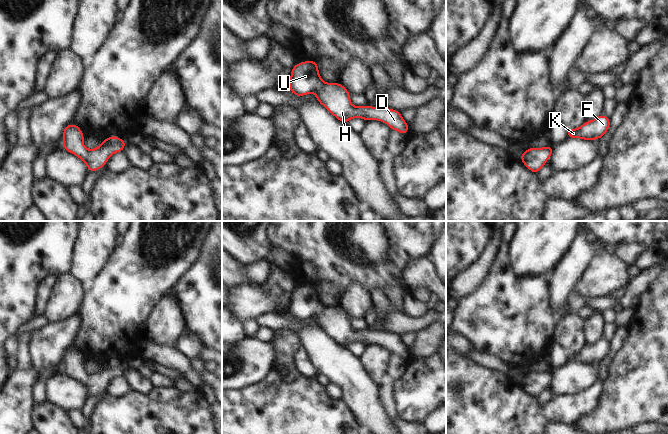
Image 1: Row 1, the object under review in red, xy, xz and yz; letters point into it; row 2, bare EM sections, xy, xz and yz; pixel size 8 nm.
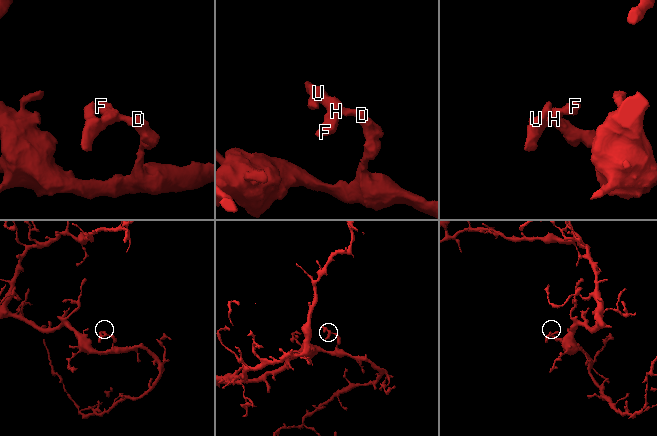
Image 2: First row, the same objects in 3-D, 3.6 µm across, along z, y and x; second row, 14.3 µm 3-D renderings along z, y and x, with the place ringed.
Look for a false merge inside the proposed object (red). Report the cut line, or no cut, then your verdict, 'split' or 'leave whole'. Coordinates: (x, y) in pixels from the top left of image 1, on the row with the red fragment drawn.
no cut; leave whole

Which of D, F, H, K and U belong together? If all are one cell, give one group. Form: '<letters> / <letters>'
D F H K U

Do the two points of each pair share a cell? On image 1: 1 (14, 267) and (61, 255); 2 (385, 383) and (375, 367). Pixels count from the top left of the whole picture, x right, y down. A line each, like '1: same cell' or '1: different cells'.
1: same cell
2: different cells

